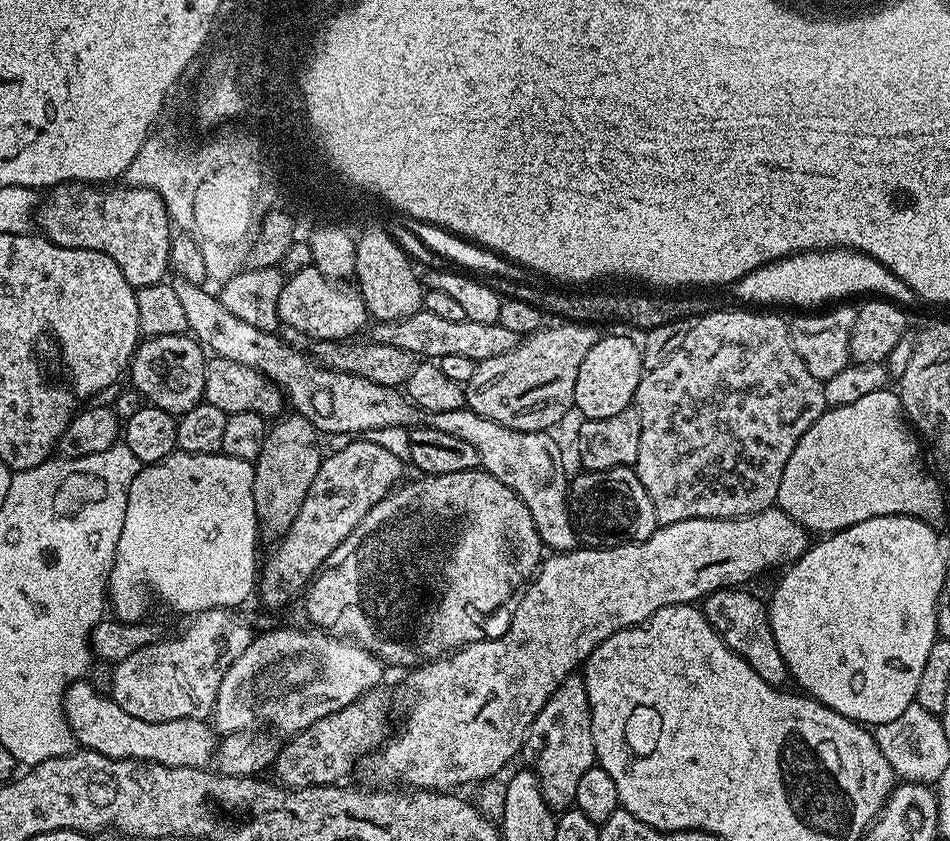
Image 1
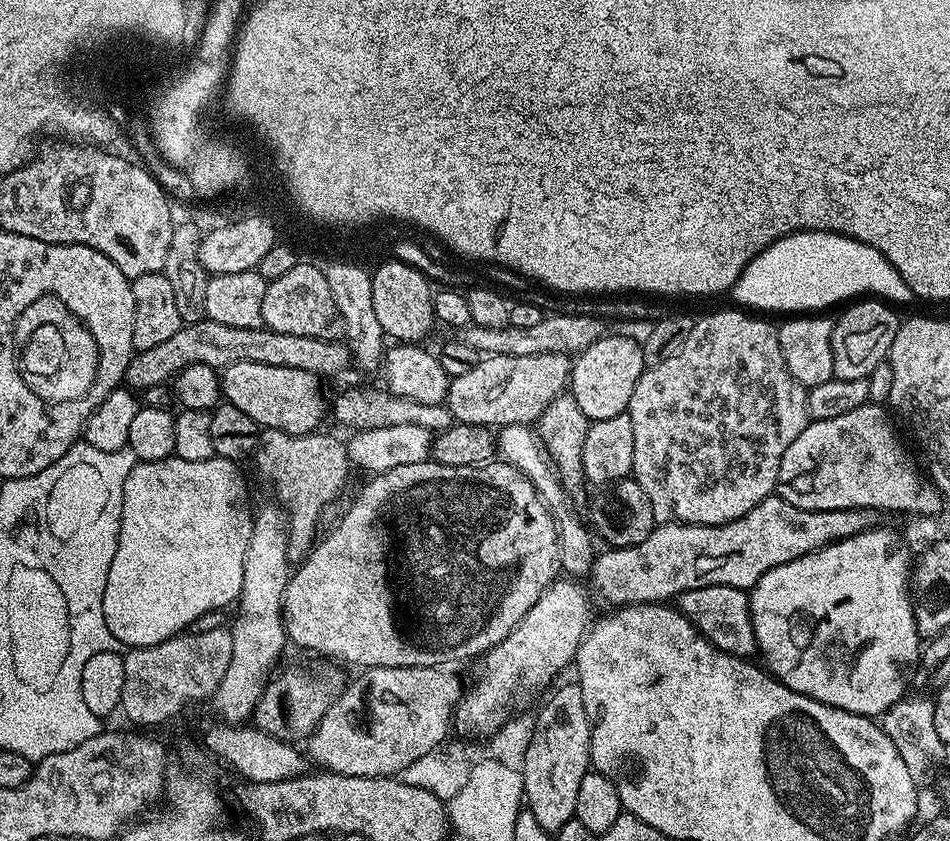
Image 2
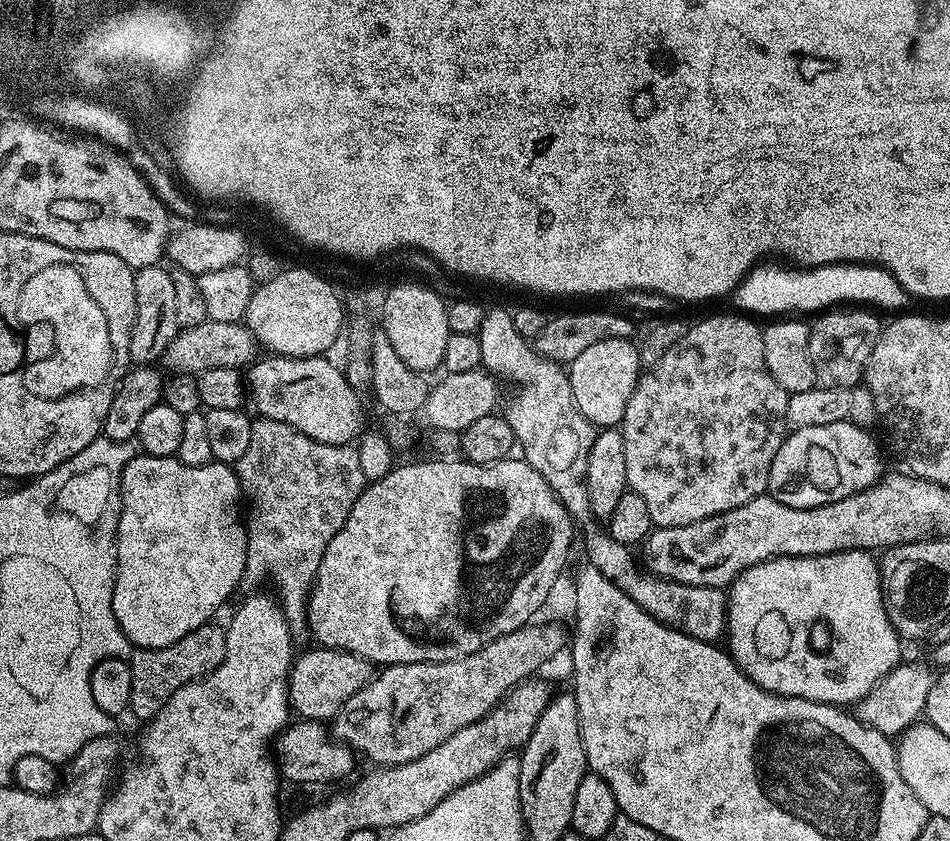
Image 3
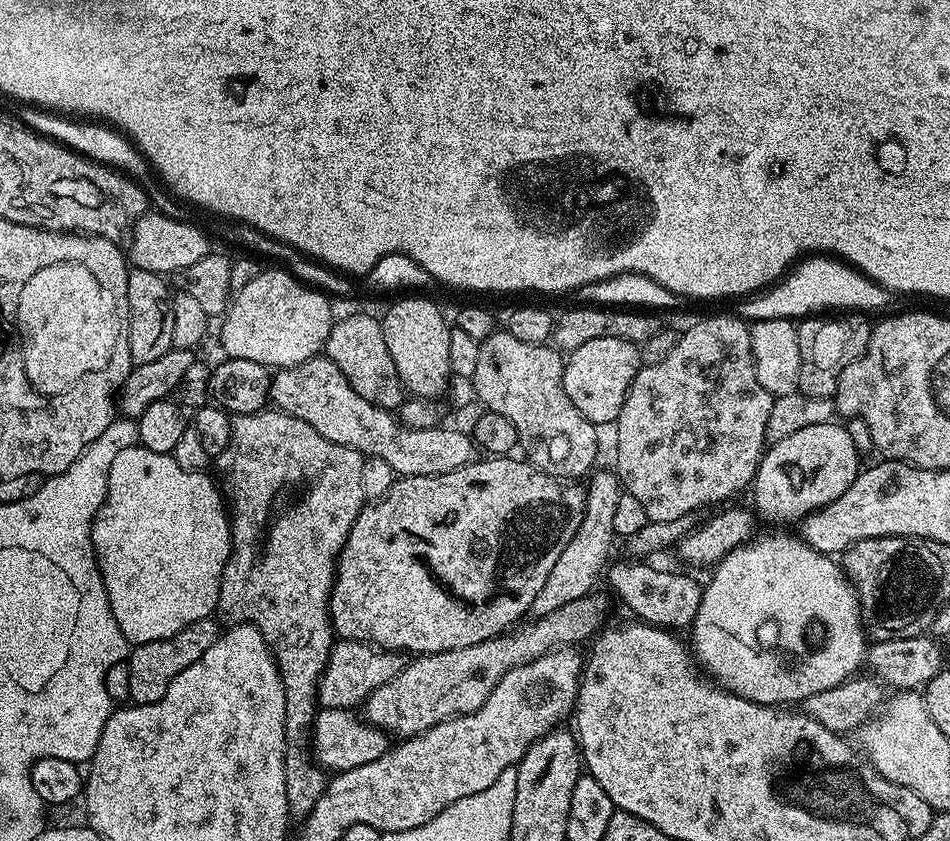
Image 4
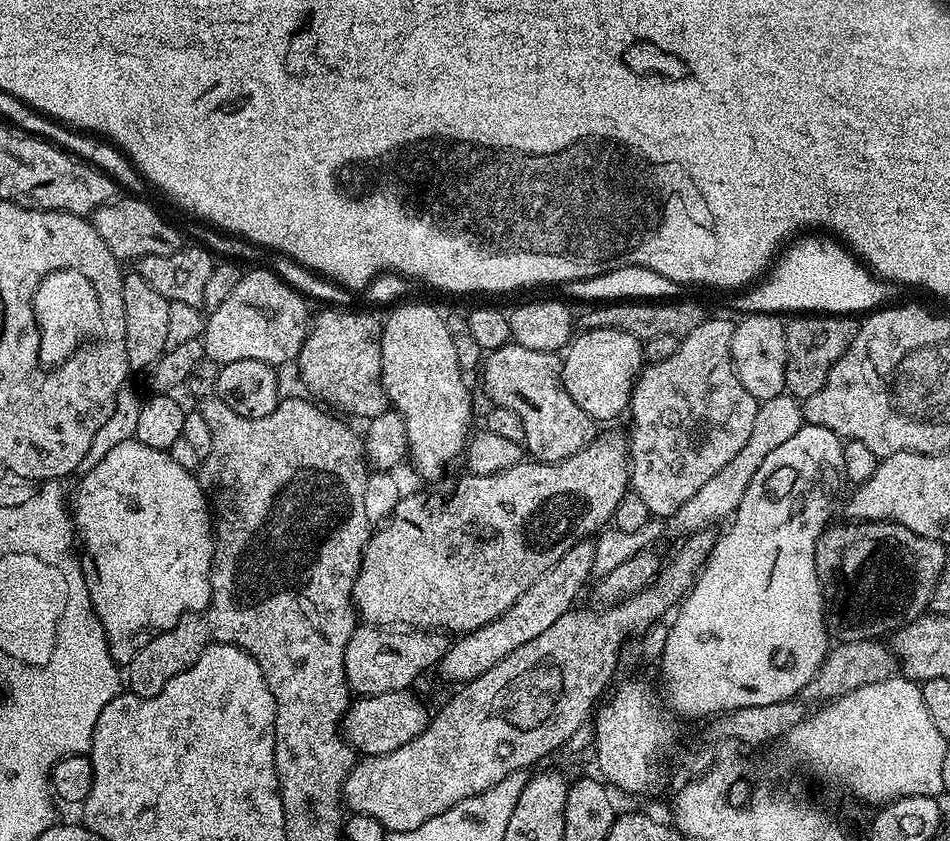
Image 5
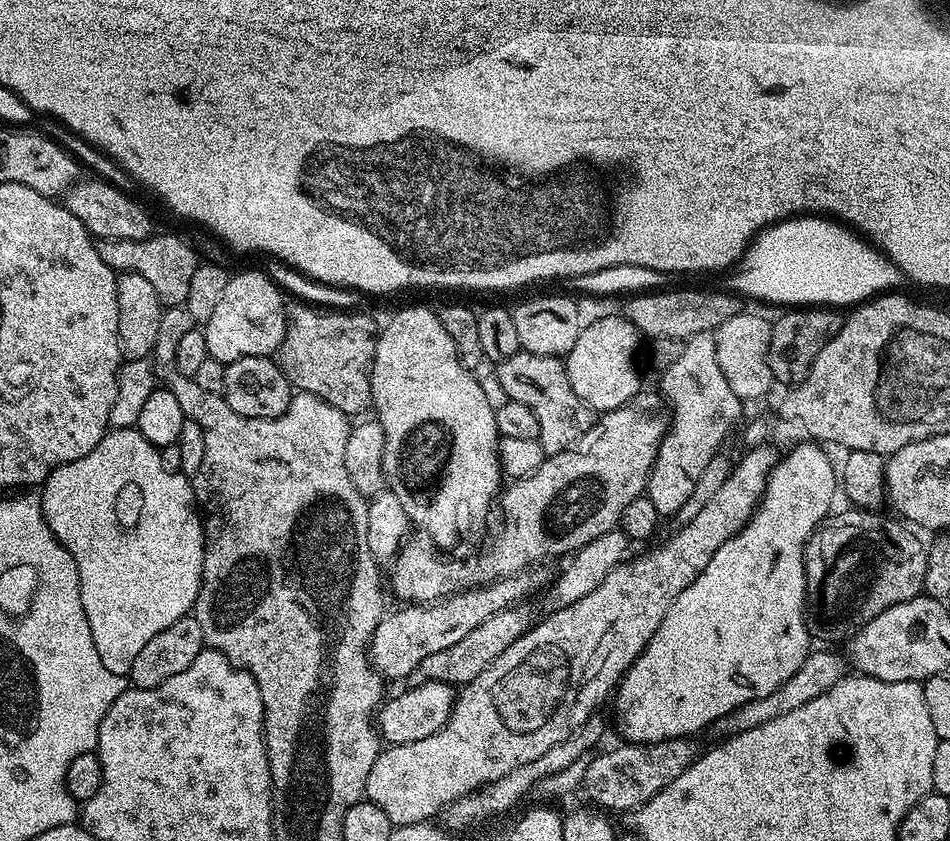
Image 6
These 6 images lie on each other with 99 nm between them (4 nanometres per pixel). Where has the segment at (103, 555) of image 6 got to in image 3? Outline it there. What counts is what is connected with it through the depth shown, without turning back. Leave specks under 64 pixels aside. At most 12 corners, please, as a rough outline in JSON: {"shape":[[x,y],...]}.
{"shape":[[135,456],[114,618],[186,638],[241,587],[235,471]]}

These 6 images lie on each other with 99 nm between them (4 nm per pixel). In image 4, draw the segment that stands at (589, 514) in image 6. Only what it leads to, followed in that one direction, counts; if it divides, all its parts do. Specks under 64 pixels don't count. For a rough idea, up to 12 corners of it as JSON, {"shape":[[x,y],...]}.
{"shape":[[523,459],[401,476],[339,639],[462,650],[531,613],[586,492]]}

